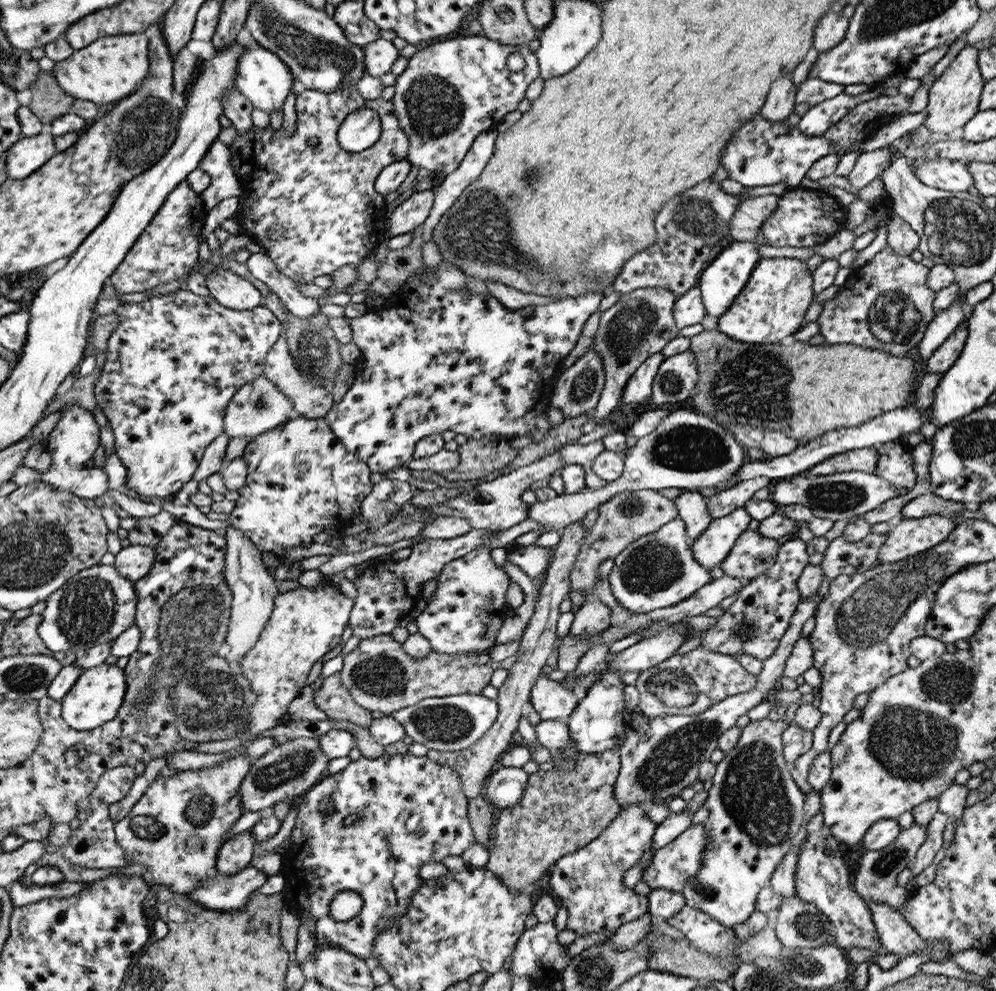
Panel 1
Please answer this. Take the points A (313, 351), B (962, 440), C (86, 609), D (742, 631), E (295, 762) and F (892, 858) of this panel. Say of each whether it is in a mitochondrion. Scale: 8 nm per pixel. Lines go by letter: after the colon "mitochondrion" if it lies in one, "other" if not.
A: mitochondrion
B: mitochondrion
C: mitochondrion
D: mitochondrion
E: mitochondrion
F: mitochondrion

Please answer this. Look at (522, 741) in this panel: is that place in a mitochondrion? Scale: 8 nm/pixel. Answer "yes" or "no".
no

